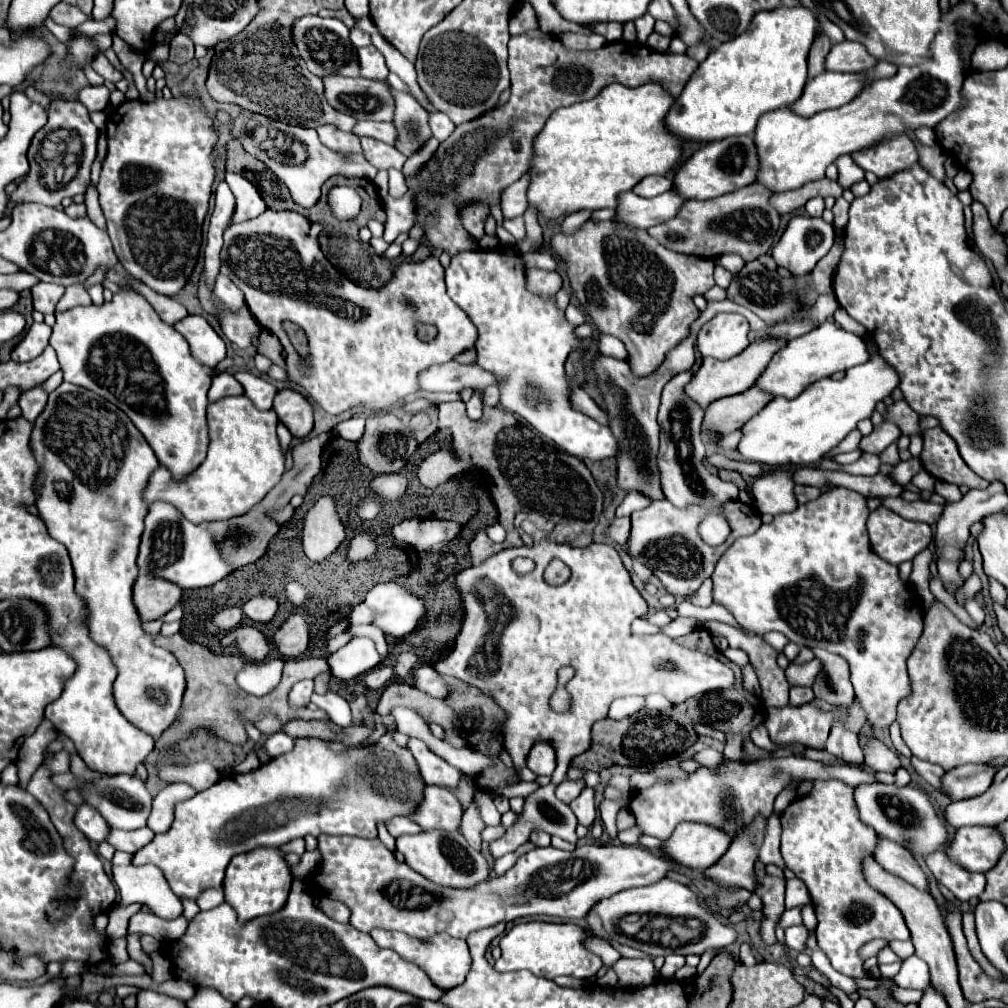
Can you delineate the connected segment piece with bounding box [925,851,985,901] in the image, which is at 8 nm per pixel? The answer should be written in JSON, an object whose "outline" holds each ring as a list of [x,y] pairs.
{"outline":[[[937,851],[927,857],[927,867],[935,875],[935,879],[945,885],[959,901],[969,901],[971,897],[979,897],[985,889],[985,875],[961,869],[945,851]]]}

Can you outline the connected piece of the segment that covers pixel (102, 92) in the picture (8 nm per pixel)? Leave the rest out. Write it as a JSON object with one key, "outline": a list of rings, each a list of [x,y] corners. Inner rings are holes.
{"outline":[[[101,85],[101,87],[85,87],[79,93],[81,103],[89,109],[89,111],[105,111],[105,107],[109,105],[109,87]]]}

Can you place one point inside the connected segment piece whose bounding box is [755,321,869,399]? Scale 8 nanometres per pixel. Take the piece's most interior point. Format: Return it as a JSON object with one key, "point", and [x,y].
{"point":[828,349]}

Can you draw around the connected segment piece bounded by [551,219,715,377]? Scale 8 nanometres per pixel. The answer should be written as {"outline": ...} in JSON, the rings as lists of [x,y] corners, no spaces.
{"outline":[[[585,221],[575,233],[559,233],[551,239],[551,251],[559,255],[567,265],[573,295],[581,309],[591,317],[591,323],[601,331],[621,339],[629,351],[627,361],[635,375],[653,373],[665,359],[665,353],[673,349],[681,339],[689,335],[689,325],[699,317],[699,309],[693,305],[693,295],[703,295],[715,285],[713,259],[681,255],[665,249],[645,229],[635,229],[617,221]]]}

